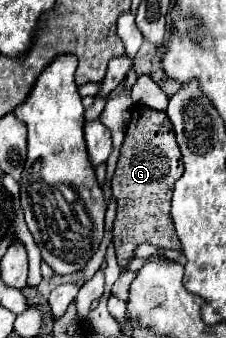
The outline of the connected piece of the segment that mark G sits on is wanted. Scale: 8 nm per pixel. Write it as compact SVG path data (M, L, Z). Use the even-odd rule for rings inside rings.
M136 105L120 159L112 177L112 191L118 201L118 215L114 221L114 247L120 267L134 259L140 243L152 243L156 249L180 249L170 217L170 199L174 183L182 177L182 155L168 115L150 107Z

